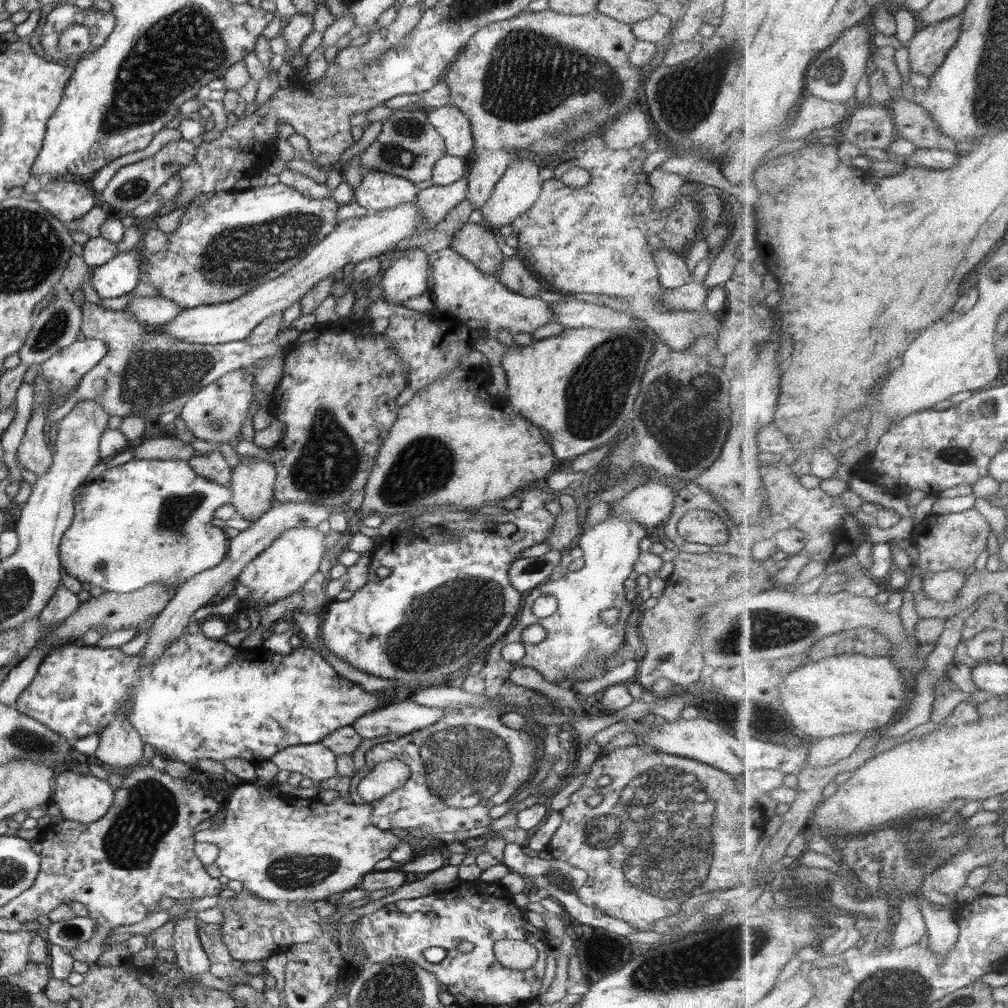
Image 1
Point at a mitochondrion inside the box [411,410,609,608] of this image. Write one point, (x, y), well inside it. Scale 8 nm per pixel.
(539, 565)

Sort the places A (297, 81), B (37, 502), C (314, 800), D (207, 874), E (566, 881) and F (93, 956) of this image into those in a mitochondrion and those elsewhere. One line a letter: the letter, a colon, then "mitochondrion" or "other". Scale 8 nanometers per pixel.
A: other
B: other
C: other
D: other
E: mitochondrion
F: other

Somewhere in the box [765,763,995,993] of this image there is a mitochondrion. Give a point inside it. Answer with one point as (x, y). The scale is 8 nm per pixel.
(904, 858)

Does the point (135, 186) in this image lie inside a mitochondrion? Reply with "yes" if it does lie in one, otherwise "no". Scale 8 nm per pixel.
yes

